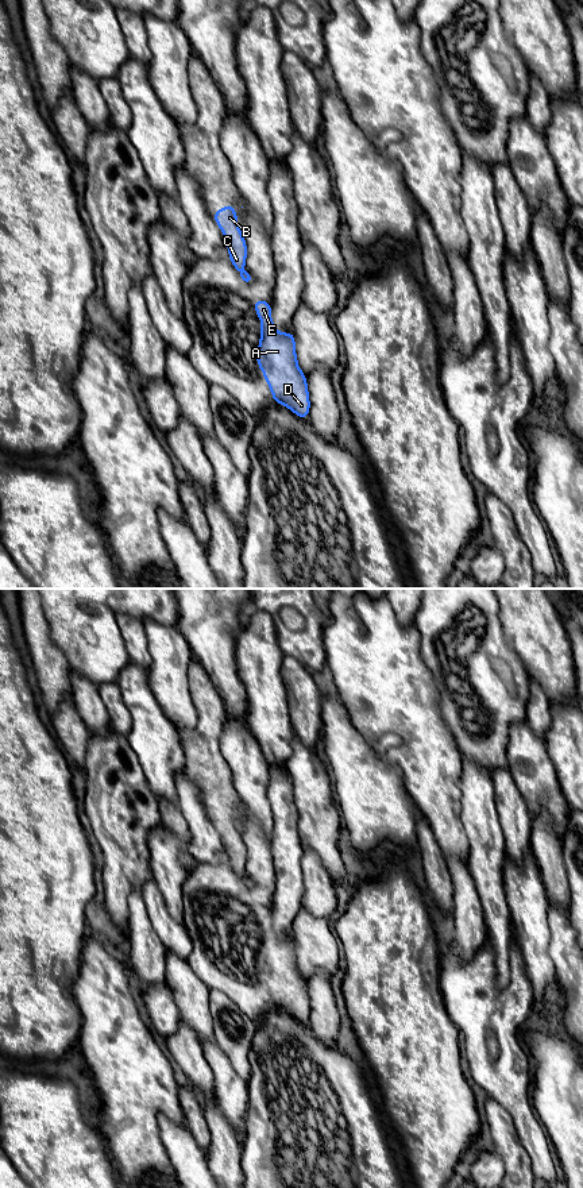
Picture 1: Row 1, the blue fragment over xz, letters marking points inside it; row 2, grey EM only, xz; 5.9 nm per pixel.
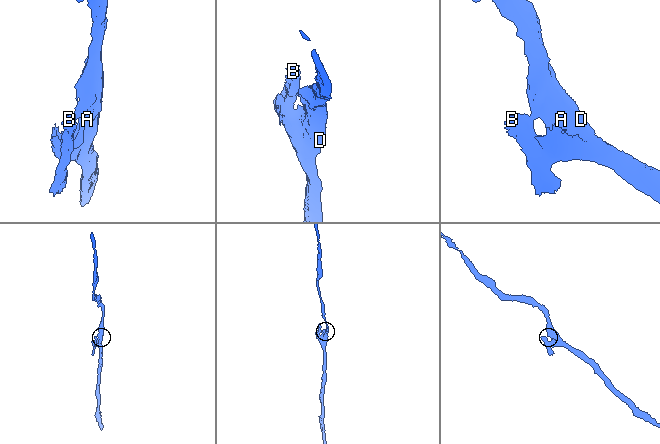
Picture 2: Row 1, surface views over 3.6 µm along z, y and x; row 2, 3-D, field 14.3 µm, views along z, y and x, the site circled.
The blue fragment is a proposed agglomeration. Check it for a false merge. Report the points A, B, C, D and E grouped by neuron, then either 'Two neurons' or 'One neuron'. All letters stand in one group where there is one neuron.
Groups: A D E / B C. Two neurons

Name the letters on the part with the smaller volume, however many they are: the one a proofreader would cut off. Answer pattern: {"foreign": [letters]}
{"foreign": ["B", "C"]}

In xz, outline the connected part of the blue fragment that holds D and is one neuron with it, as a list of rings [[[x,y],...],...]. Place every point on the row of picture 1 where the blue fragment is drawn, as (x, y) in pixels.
[[[254,298],[260,319],[260,342],[256,363],[271,390],[275,404],[282,404],[298,417],[308,420],[310,410],[306,374],[300,370],[293,329],[279,333],[271,321],[271,302]]]

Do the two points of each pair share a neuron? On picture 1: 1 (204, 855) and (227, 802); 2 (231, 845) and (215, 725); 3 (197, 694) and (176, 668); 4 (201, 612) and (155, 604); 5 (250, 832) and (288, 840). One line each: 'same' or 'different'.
1: different
2: same
3: different
4: different
5: different

